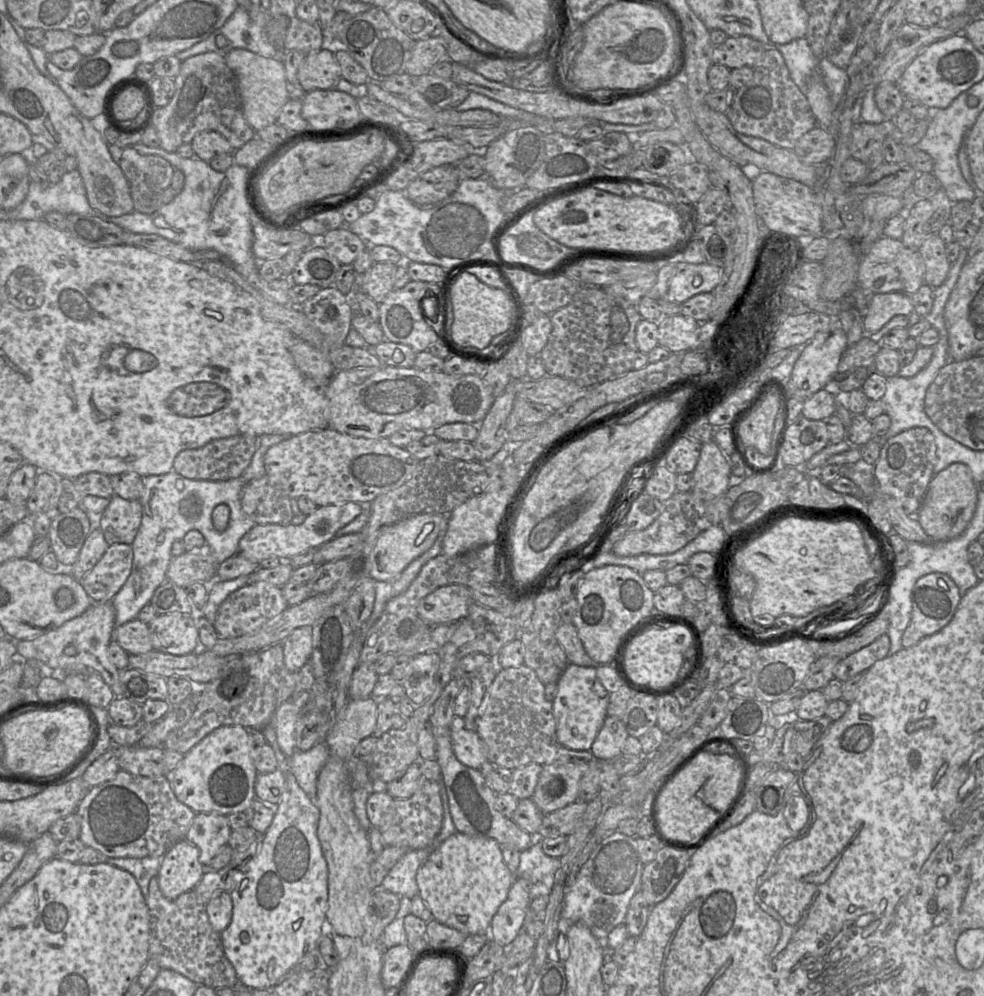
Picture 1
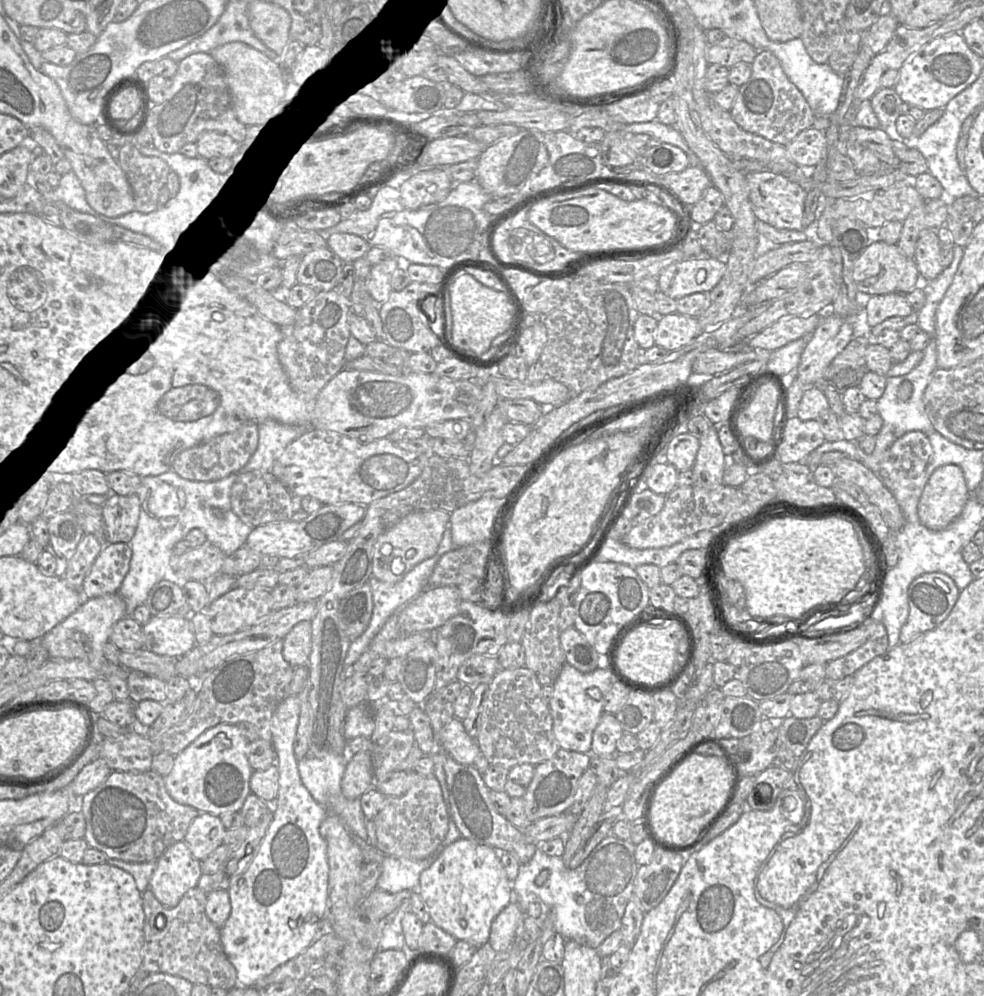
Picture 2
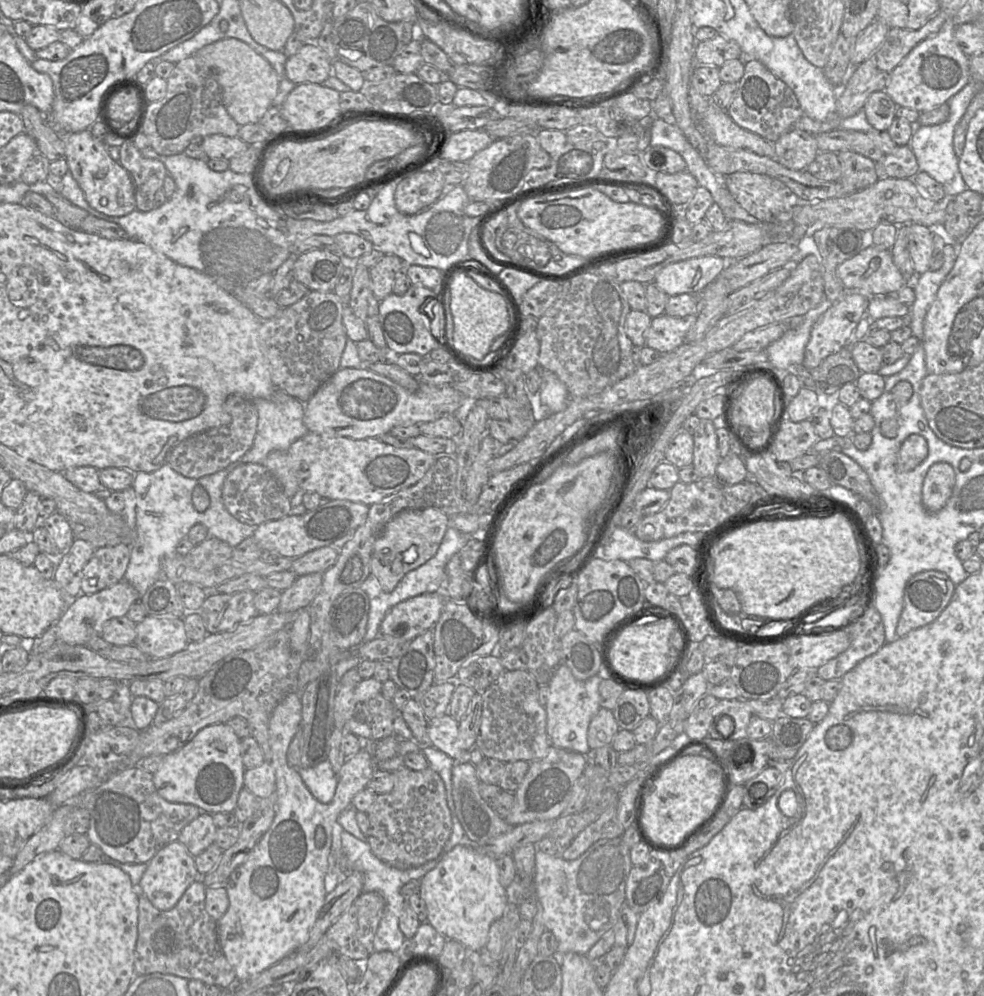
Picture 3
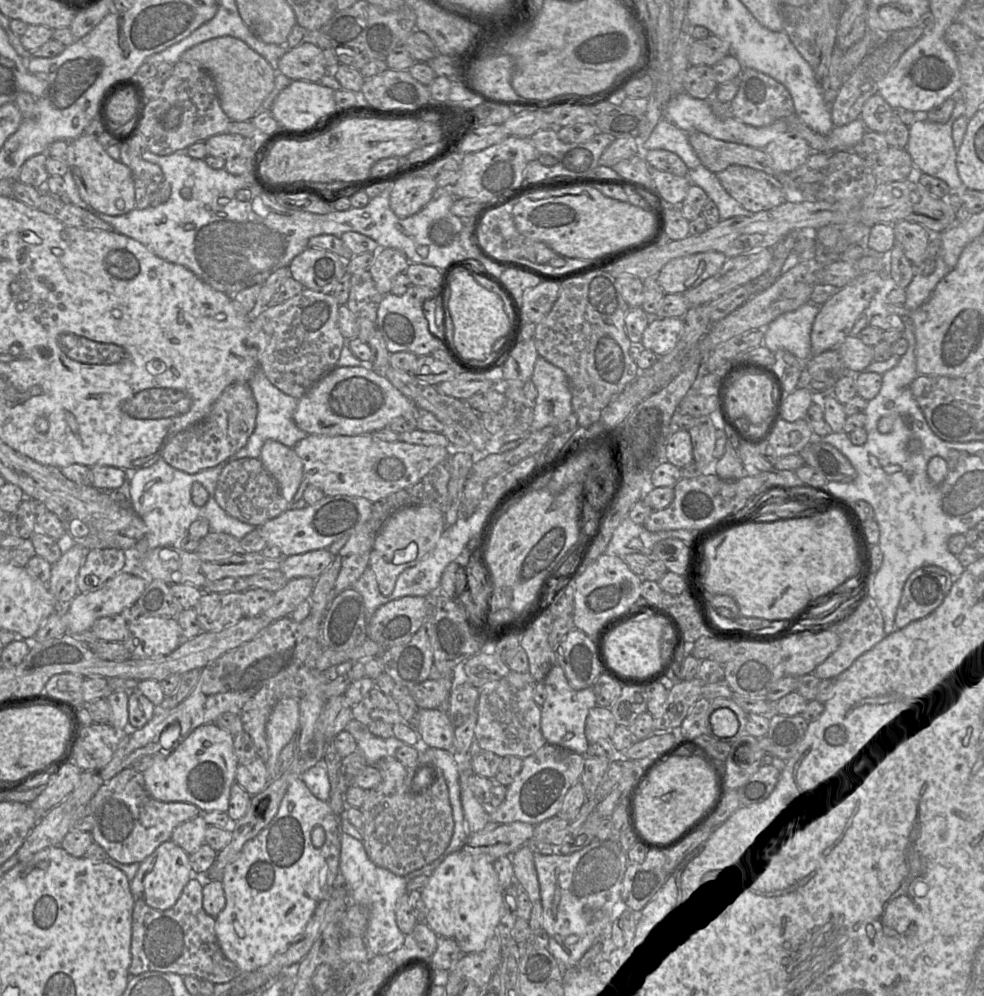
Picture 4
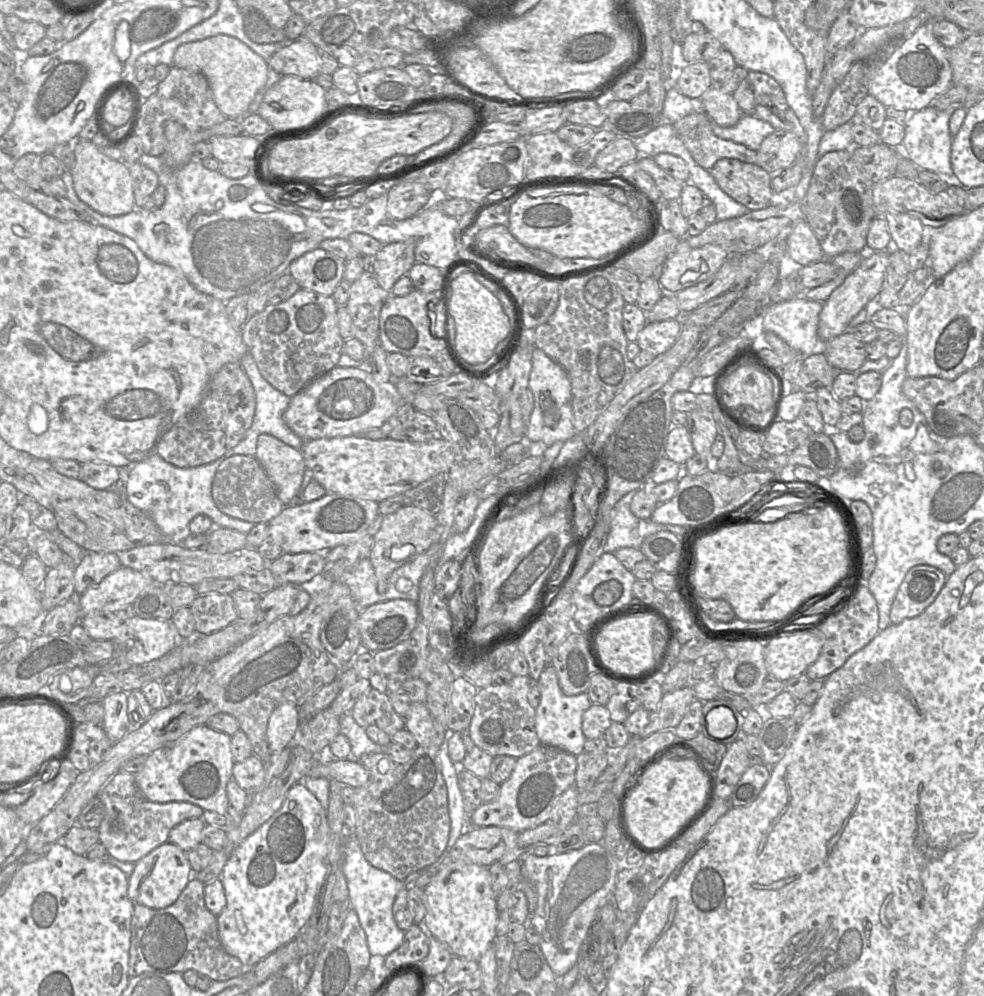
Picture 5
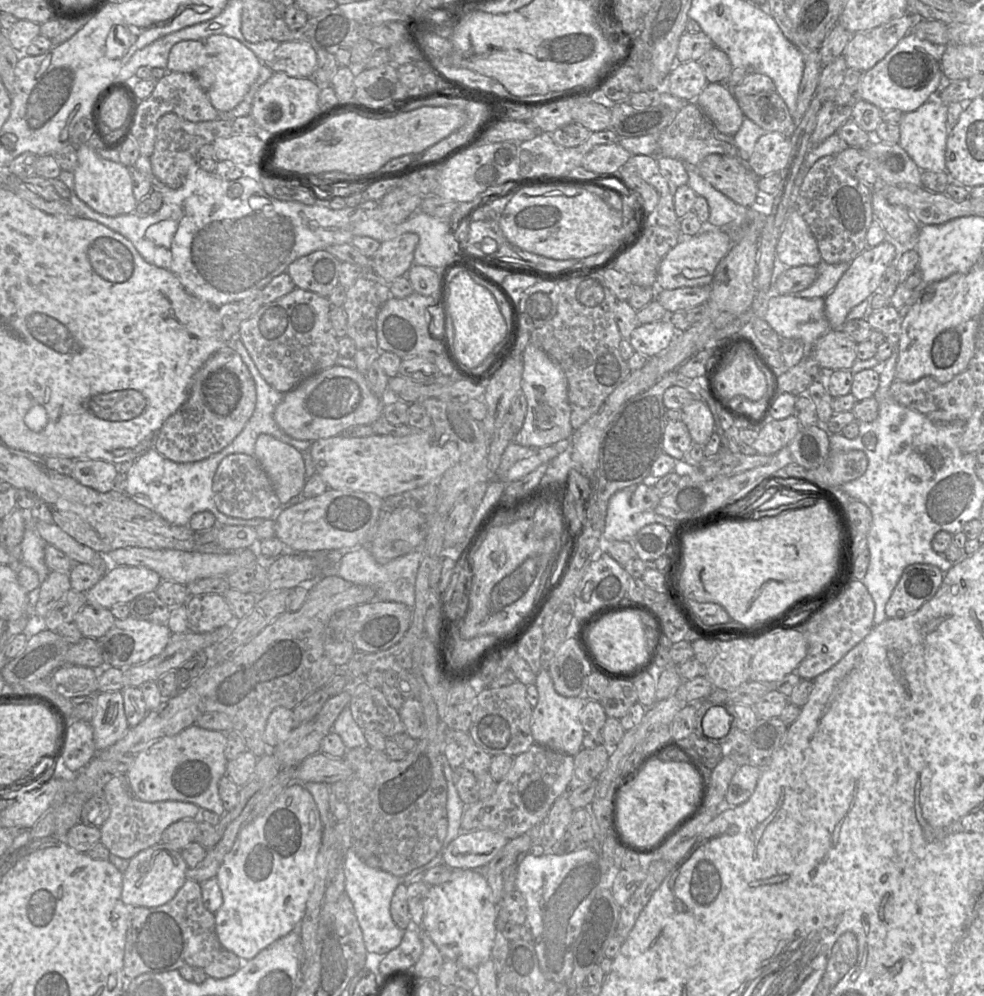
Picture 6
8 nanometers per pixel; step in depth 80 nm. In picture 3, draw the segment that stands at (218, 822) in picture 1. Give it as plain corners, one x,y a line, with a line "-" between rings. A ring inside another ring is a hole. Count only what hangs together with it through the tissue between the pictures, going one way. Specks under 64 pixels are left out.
202,813
182,829
178,841
192,856
196,857
215,843
216,831
213,815

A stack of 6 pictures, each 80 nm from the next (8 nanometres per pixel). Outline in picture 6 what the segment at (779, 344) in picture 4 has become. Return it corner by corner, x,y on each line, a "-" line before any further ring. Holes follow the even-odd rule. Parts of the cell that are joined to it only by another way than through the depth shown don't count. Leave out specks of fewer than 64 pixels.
772,294
763,318
781,337
803,341
809,349
830,330
824,298

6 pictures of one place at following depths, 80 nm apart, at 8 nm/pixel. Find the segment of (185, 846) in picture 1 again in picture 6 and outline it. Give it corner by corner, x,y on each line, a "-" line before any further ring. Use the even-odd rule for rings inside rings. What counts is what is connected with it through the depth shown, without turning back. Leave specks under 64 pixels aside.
162,843
147,848
129,860
123,873
122,901
129,907
162,906
171,901
185,884
187,869
181,851

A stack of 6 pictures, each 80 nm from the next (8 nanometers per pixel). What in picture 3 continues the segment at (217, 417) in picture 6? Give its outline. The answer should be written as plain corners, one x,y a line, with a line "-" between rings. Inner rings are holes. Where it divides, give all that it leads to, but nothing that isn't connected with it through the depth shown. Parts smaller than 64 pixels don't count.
231,394
227,397
224,408
231,416
229,424
194,434
171,449
166,463
176,472
195,479
211,475
237,461
252,447
258,424
258,412
253,400

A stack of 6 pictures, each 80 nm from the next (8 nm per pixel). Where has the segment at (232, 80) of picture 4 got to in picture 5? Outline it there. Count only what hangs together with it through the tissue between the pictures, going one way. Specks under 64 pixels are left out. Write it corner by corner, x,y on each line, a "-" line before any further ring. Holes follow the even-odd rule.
224,34
181,44
174,53
172,67
203,74
217,107
231,119
241,119
247,114
249,105
268,78
268,63
237,38

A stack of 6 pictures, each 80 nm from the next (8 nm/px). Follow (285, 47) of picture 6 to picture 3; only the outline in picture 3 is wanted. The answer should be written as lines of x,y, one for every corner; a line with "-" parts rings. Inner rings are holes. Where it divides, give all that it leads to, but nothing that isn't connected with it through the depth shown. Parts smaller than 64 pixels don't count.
306,42
301,49
287,58
286,78
298,84
323,84
331,76
332,61
315,42

